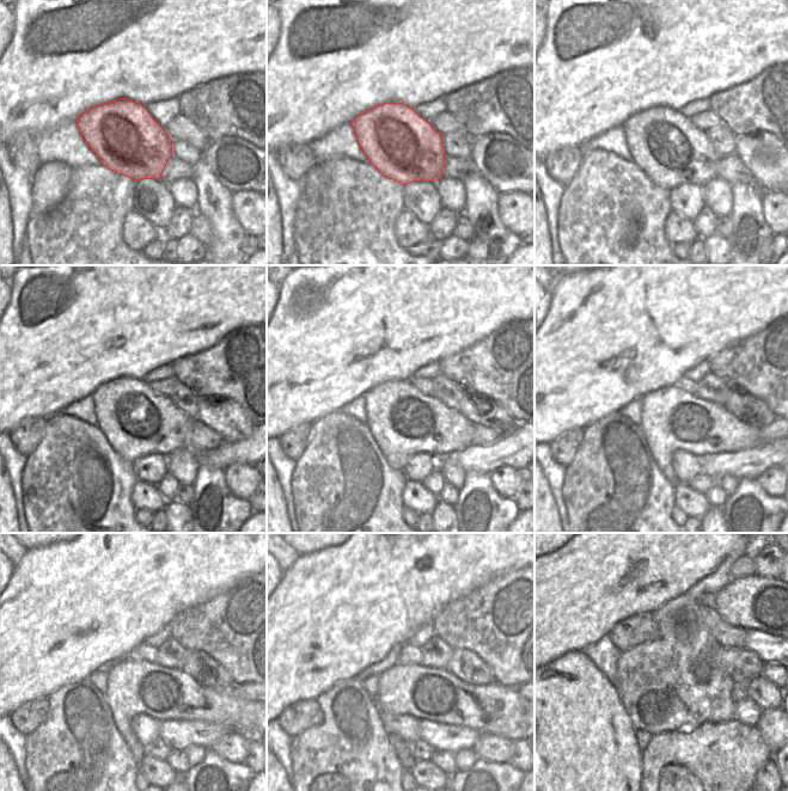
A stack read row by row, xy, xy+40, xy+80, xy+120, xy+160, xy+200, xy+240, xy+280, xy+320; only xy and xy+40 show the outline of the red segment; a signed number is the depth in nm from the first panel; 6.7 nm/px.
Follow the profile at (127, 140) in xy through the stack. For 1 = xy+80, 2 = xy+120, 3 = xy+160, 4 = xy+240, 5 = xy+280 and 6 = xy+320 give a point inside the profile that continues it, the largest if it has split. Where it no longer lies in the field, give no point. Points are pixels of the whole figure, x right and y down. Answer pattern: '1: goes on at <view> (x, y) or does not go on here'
1: goes on at xy+80 (671, 151)
2: goes on at xy+120 (135, 421)
3: goes on at xy+160 (403, 421)
4: goes on at xy+240 (135, 687)
5: goes on at xy+280 (426, 693)
6: goes on at xy+320 (733, 704)

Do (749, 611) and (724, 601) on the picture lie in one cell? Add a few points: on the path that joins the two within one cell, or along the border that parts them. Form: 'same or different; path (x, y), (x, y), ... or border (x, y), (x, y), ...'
same; path (743, 611), (733, 611), (730, 607)

